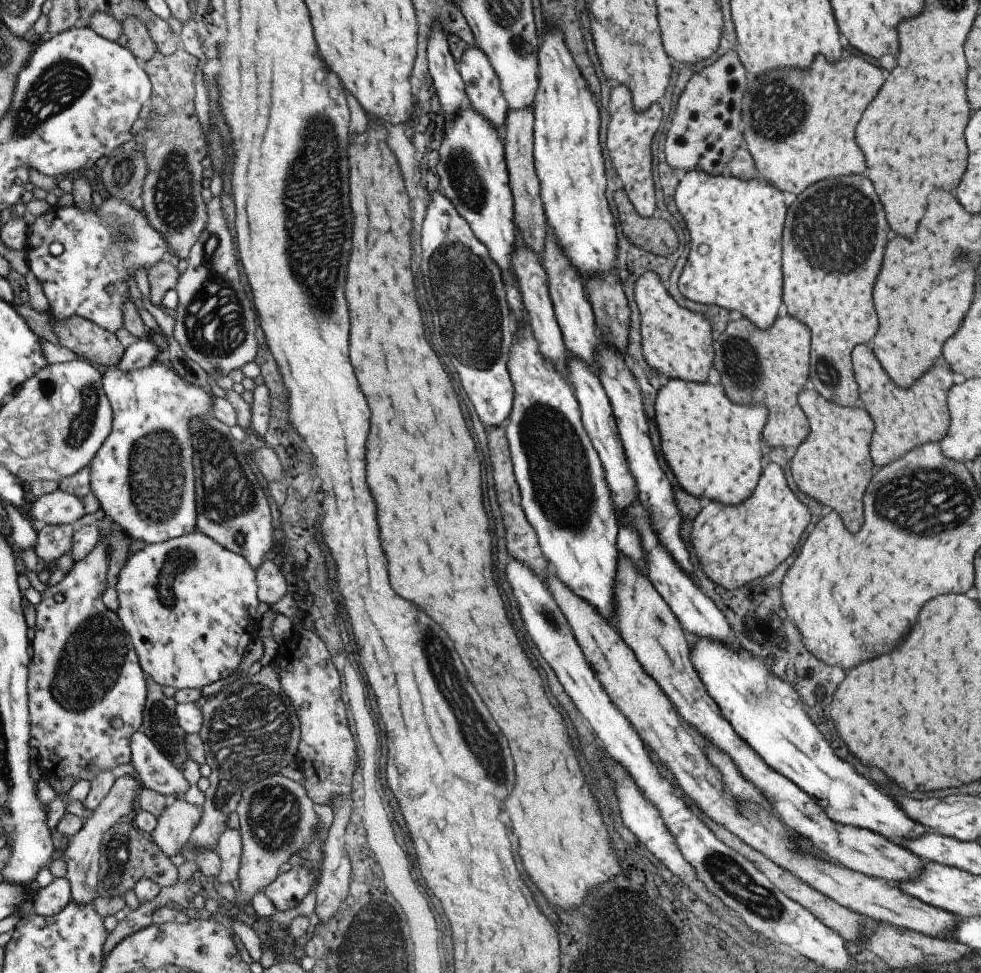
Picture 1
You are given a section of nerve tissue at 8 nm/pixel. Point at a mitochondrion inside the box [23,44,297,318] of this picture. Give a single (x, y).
(174, 202)

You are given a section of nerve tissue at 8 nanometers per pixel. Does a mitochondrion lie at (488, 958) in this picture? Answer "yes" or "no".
no

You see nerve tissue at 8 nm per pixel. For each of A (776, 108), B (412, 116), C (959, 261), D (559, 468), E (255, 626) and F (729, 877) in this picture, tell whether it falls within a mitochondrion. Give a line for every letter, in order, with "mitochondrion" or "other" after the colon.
A: mitochondrion
B: other
C: mitochondrion
D: mitochondrion
E: other
F: mitochondrion

